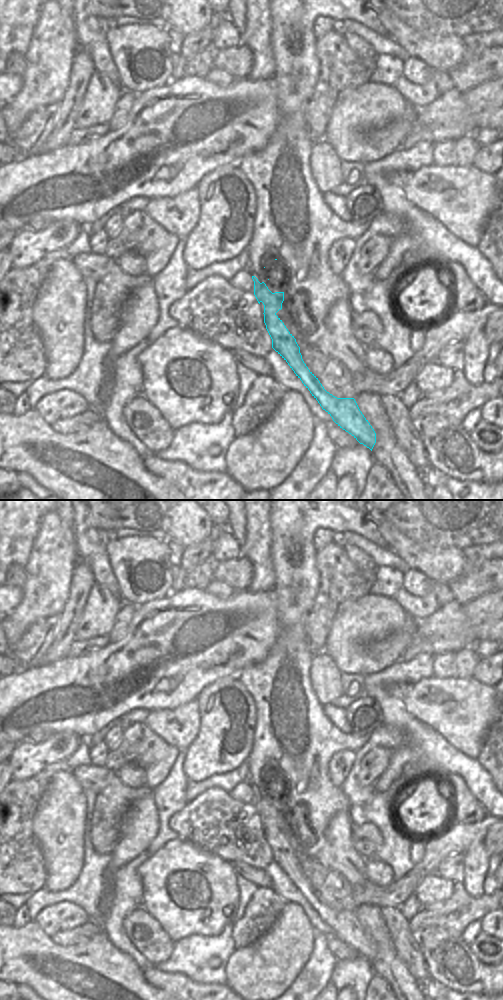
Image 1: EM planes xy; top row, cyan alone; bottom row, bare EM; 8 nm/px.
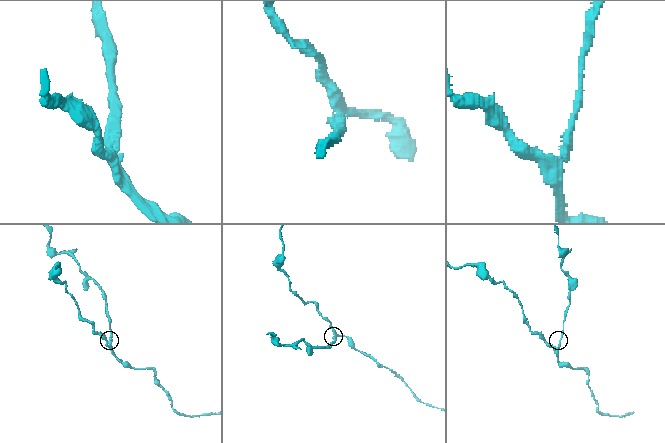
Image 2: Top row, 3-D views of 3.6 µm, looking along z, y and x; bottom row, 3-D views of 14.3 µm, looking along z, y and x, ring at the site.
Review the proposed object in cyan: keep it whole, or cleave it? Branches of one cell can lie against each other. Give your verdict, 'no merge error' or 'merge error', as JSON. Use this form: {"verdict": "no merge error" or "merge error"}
{"verdict": "merge error"}

